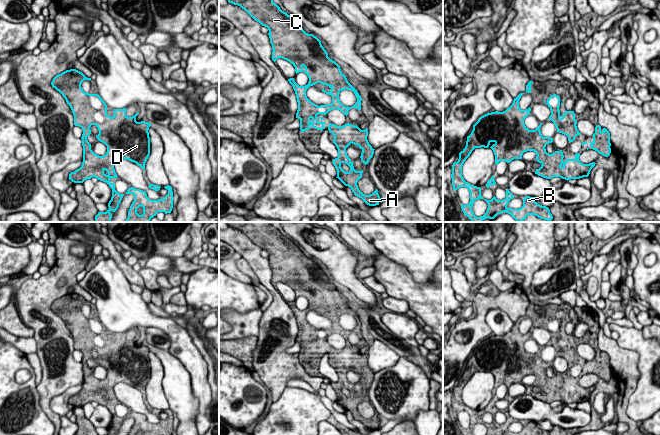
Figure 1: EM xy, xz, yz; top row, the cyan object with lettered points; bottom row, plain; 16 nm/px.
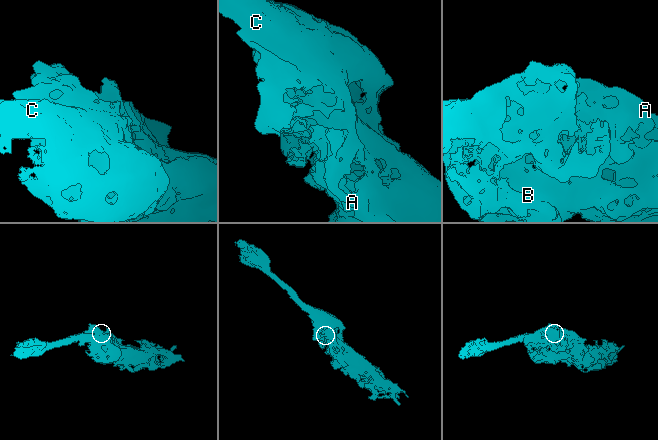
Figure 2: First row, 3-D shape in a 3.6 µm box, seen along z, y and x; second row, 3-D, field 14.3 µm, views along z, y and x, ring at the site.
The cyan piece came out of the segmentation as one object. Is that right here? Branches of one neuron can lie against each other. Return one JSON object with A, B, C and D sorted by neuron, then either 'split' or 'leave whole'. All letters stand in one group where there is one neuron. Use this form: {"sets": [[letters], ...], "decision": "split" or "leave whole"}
{"sets": [["A", "B", "C", "D"]], "decision": "leave whole"}

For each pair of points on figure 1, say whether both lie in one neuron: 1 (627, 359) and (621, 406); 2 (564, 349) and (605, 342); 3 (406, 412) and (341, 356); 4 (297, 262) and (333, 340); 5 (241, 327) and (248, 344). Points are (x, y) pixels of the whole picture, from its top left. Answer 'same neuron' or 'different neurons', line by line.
1: same neuron
2: different neurons
3: different neurons
4: same neuron
5: different neurons

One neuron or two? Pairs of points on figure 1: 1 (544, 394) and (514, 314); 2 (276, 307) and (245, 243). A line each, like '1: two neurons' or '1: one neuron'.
1: two neurons
2: one neuron

